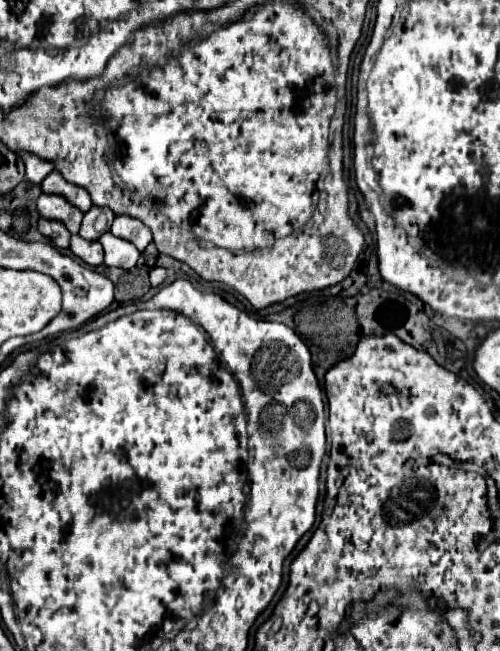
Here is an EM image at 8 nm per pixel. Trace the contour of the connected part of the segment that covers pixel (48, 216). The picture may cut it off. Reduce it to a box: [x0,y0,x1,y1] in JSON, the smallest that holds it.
[37,194,83,234]

